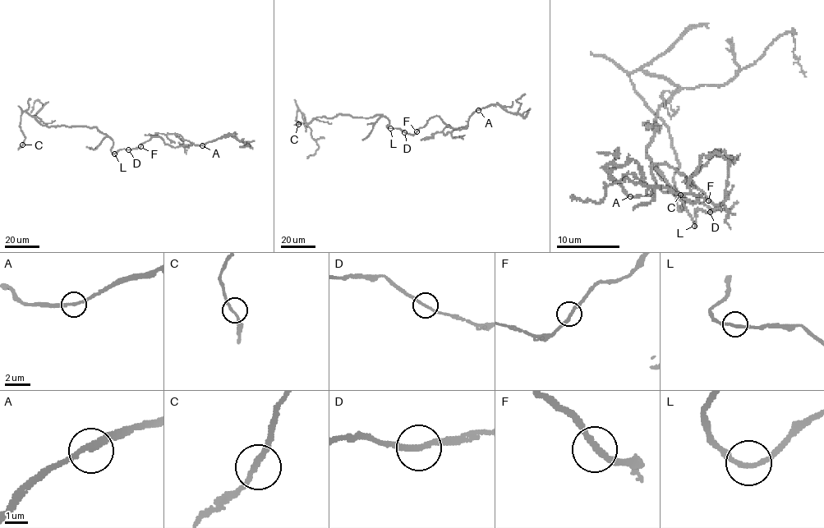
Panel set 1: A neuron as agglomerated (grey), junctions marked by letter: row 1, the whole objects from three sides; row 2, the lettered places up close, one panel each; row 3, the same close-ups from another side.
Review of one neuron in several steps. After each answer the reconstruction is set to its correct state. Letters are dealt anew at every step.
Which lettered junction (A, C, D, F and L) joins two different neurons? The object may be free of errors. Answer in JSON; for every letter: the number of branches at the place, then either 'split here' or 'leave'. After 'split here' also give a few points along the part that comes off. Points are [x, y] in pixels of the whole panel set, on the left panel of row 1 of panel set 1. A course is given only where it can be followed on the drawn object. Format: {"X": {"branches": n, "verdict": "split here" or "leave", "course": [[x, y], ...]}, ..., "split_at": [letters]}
{"A": {"branches": 2, "verdict": "leave"}, "C": {"branches": 2, "verdict": "leave"}, "D": {"branches": 2, "verdict": "leave"}, "F": {"branches": 2, "verdict": "leave"}, "L": {"branches": 2, "verdict": "leave"}, "split_at": []}

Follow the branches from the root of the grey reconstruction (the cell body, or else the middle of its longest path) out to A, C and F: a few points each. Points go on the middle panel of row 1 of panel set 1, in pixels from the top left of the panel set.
A: (398, 128), (413, 135), (430, 118), (439, 116), (449, 126), (463, 129), (467, 126), (469, 117), (478, 110)
C: (398, 128), (388, 128), (381, 114), (338, 114), (306, 123), (297, 109), (298, 124)
F: (398, 128), (412, 135), (416, 131)

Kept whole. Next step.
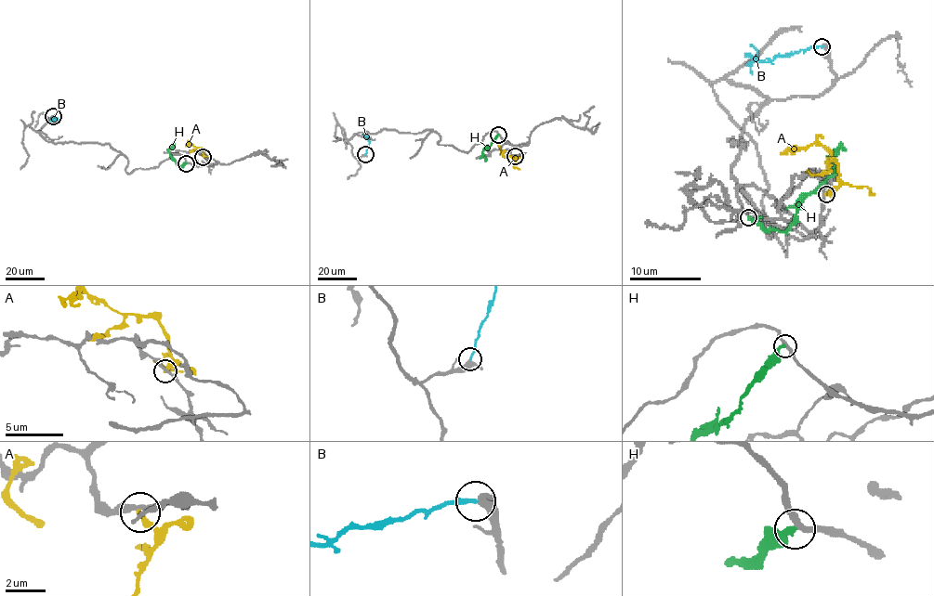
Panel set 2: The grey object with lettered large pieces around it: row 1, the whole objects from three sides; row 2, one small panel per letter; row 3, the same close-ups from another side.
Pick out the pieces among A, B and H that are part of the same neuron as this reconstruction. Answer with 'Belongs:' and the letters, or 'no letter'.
Belongs: B

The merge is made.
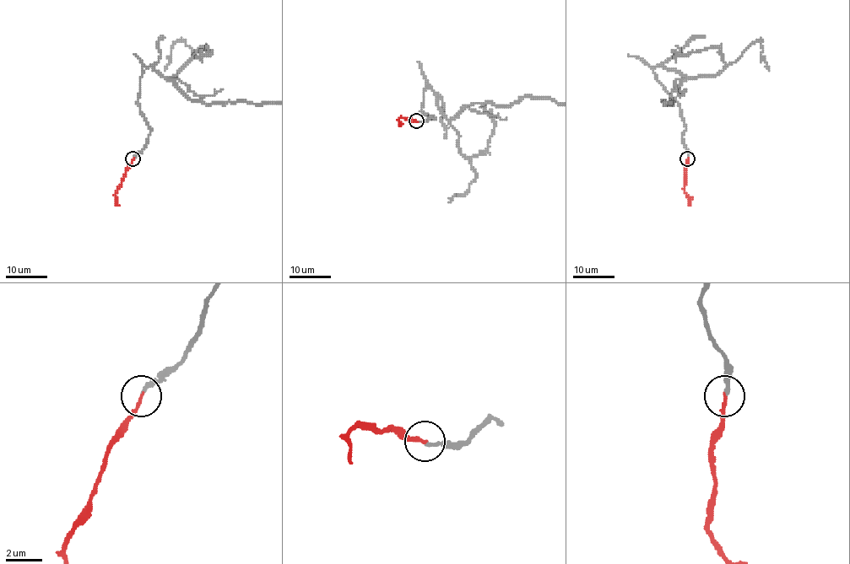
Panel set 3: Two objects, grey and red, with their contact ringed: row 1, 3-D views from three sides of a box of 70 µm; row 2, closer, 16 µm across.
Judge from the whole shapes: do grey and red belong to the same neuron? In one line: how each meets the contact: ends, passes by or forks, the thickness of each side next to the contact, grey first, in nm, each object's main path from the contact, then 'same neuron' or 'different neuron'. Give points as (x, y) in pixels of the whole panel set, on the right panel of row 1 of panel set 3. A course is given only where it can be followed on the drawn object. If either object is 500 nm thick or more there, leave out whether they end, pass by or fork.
grey ends; red ends; calibres 200 and 150 nm; course red (688, 159), (684, 190), (690, 206); same neuron

